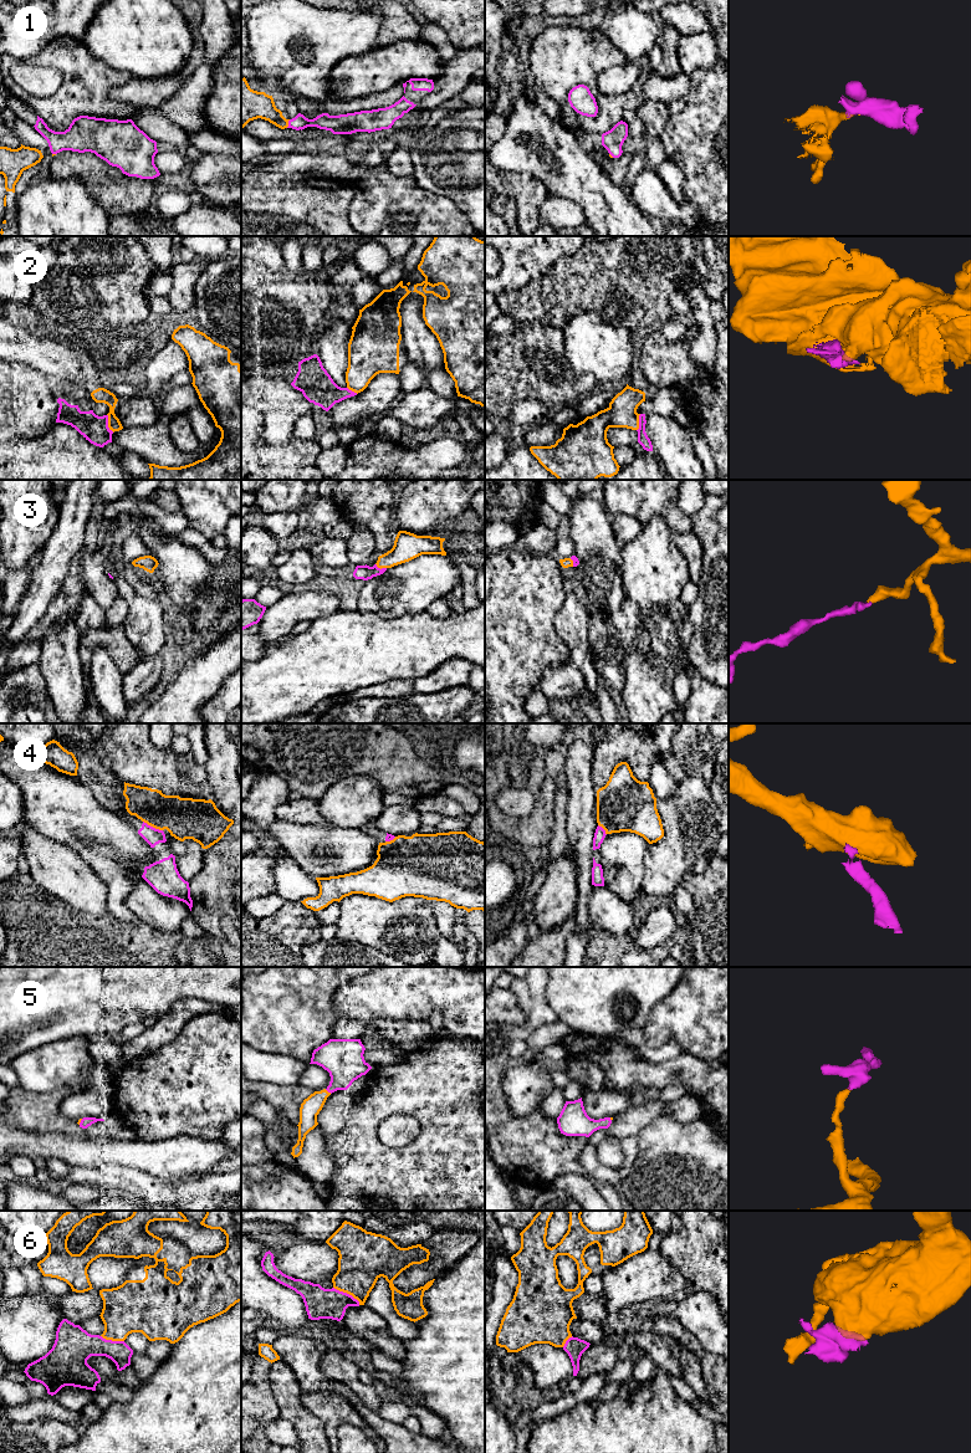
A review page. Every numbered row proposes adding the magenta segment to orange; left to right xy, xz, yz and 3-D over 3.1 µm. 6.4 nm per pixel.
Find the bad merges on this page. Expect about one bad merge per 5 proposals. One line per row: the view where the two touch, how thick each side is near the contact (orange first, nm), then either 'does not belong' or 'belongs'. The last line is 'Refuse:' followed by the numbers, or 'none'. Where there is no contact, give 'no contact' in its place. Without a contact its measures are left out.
1: meets orange in xz; 180 nm thick on the orange side, 100 nm on the other; belongs
2: meets orange in xy; 100 nm thick on the orange side, 170 nm on the other; does not belong
3: meets orange in xz; 180 nm thick on the orange side, 100 nm on the other; belongs
4: meets orange in xy; 280 nm thick on the orange side, 110 nm on the other; does not belong
5: meets orange in xz; 130 nm thick on the orange side, 260 nm on the other; belongs
6: meets orange in xz; 320 nm thick on the orange side, 200 nm on the other; does not belong
Refuse: 2, 4, 6

